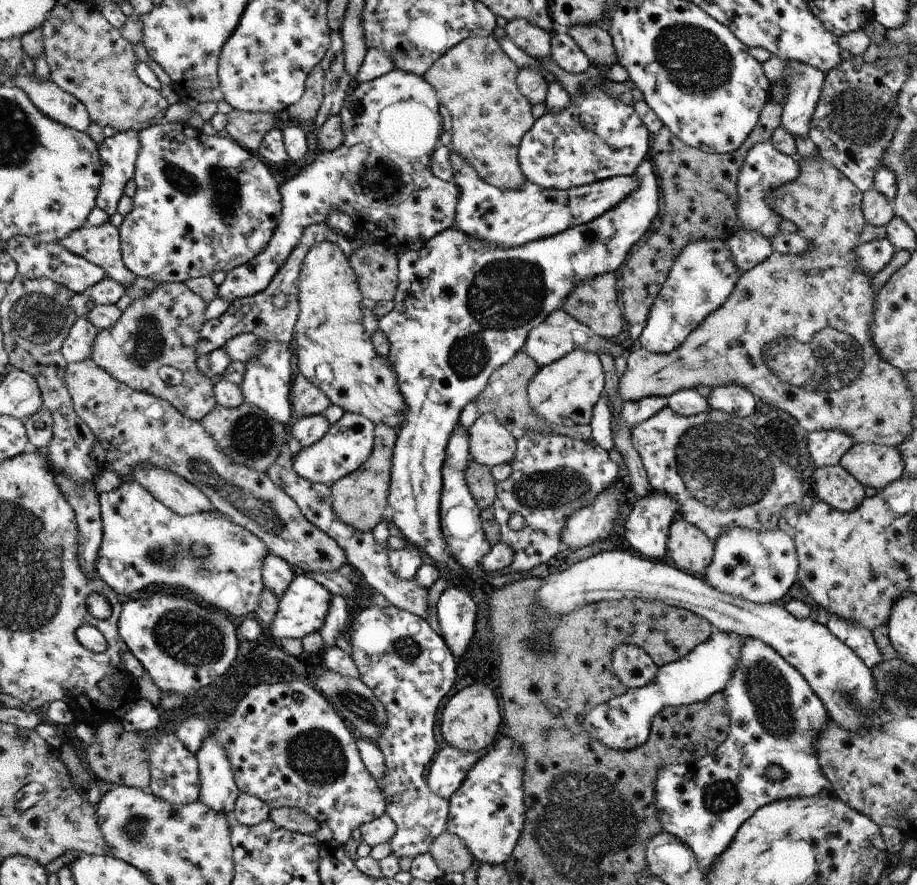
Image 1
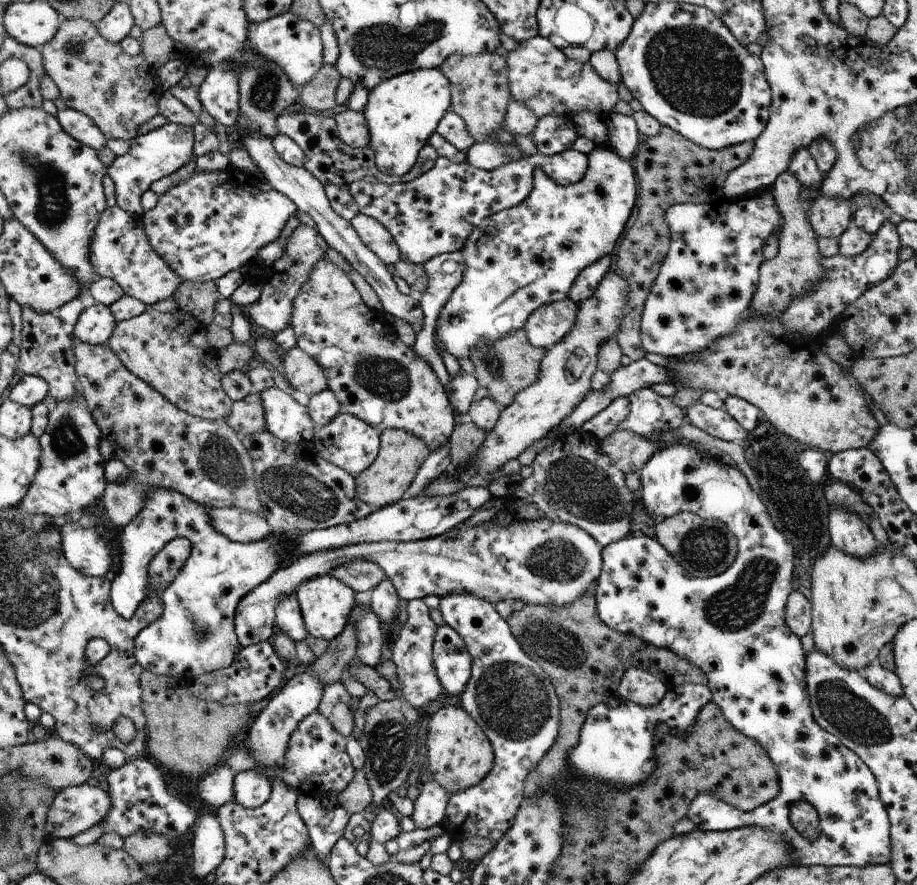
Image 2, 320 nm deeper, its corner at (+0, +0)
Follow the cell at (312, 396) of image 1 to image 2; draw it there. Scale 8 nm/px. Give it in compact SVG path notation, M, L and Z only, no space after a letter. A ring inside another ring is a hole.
M296 346L282 353L285 378L291 386L305 392L308 396L326 390L326 371L306 351Z

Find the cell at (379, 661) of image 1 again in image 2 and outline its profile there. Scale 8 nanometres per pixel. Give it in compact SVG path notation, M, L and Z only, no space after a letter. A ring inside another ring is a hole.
M424 599L410 600L407 603L408 618L402 629L397 629L393 638L392 660L396 665L397 676L402 684L404 698L416 709L436 700L442 692L442 685L432 662L432 642L437 636L436 624L428 616L428 605Z

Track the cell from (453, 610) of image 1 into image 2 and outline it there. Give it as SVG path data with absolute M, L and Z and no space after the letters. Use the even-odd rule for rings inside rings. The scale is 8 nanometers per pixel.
M448 625L440 626L435 642L435 669L445 694L458 696L471 680L474 660L463 638Z

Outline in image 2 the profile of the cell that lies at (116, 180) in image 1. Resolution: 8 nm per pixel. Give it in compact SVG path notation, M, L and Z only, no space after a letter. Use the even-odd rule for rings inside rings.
M166 123L160 128L136 136L130 141L130 150L122 156L116 157L108 167L108 174L115 184L117 205L131 215L142 216L145 213L141 203L141 196L151 184L176 172L193 159L193 127Z

